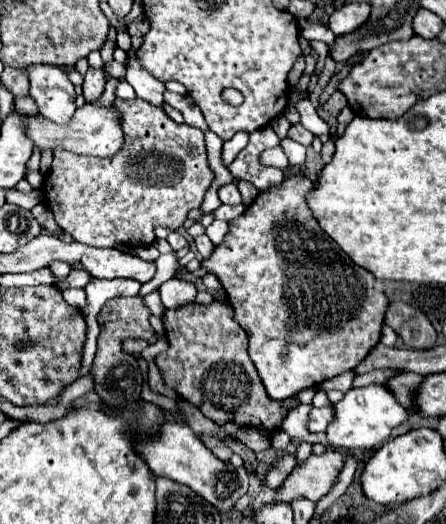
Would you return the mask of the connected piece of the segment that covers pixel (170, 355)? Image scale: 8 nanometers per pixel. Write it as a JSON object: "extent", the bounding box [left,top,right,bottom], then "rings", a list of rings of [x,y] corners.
{"extent":[154,301,290,437],"rings":[[[212,301],[210,305],[188,303],[178,309],[168,309],[162,319],[170,347],[154,363],[166,387],[174,389],[218,425],[236,423],[240,427],[254,427],[268,437],[280,431],[290,409],[284,409],[282,401],[268,397],[248,357],[248,335],[236,323],[232,305],[222,301]]]}

